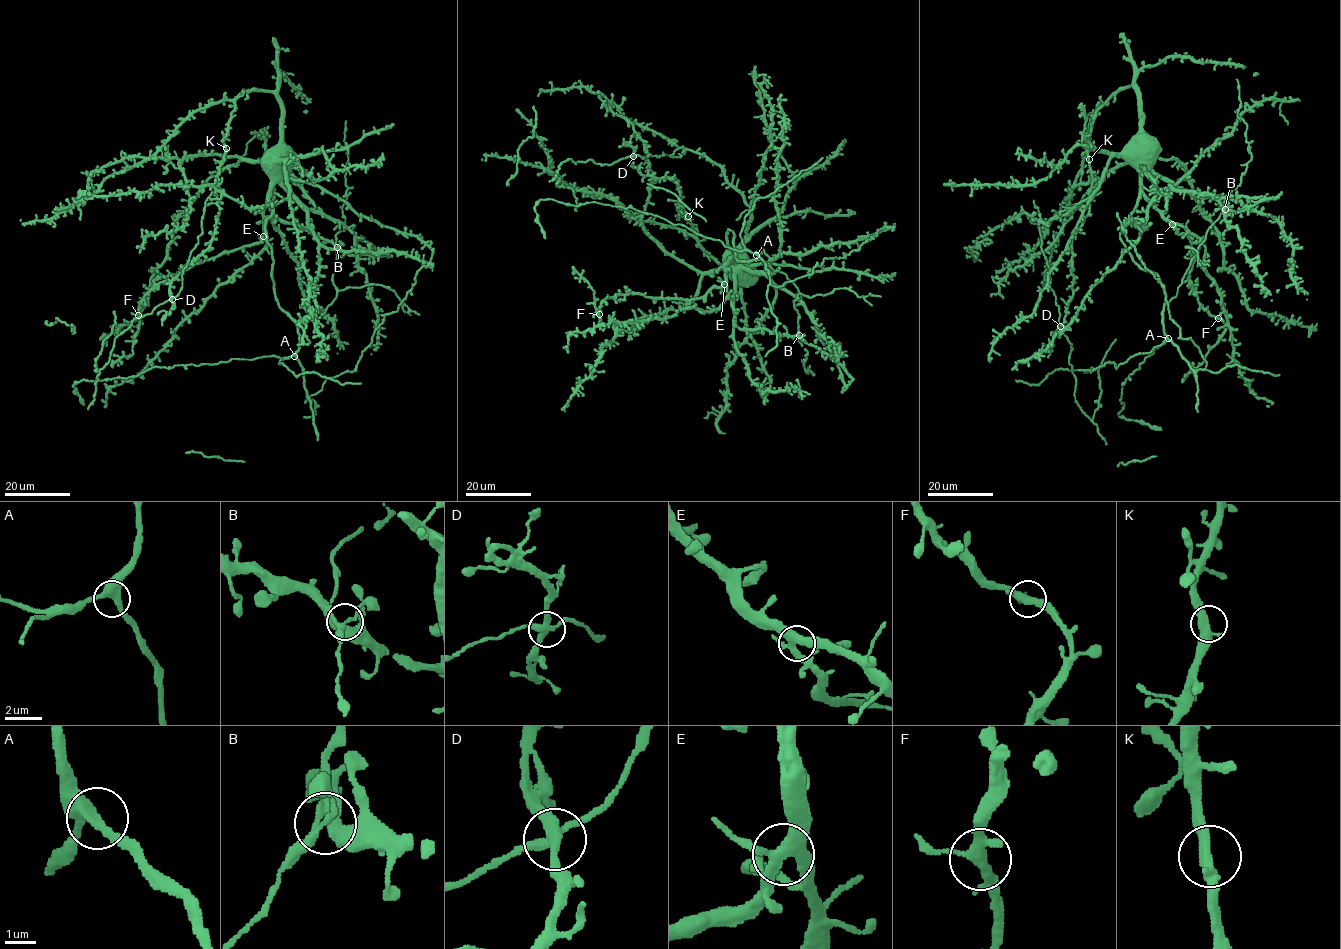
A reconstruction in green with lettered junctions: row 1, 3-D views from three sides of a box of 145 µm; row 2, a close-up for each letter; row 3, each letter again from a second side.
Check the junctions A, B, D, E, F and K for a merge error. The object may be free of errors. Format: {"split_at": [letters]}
{"split_at": ["D"]}

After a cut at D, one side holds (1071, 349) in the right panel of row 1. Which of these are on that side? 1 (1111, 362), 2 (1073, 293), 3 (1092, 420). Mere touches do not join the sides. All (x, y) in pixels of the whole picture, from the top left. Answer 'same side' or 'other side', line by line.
1: other side
2: other side
3: same side

